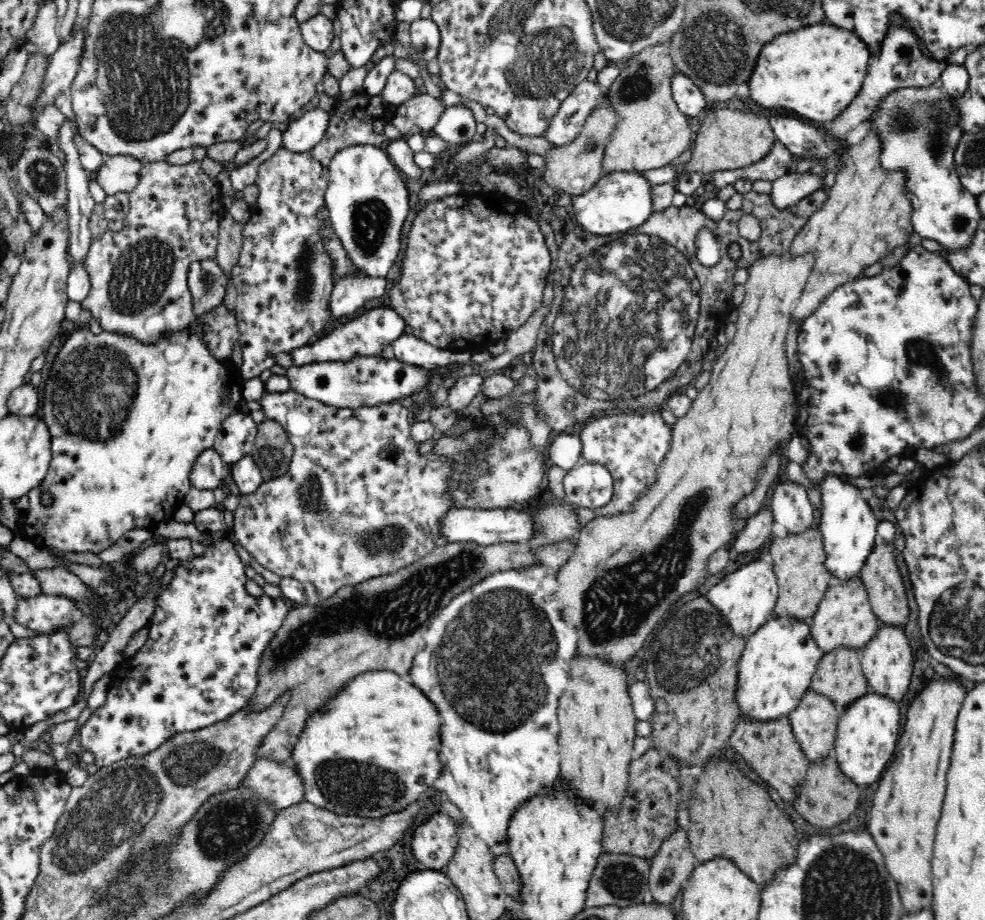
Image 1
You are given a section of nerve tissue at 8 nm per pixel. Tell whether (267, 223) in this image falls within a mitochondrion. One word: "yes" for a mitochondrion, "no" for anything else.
no

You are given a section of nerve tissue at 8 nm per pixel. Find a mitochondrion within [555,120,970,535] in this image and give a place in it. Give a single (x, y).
(923, 352)

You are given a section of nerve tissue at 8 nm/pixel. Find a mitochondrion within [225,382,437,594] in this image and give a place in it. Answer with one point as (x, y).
(388, 540)

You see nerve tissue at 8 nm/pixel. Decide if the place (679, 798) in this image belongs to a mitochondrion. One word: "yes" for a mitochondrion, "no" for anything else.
no

